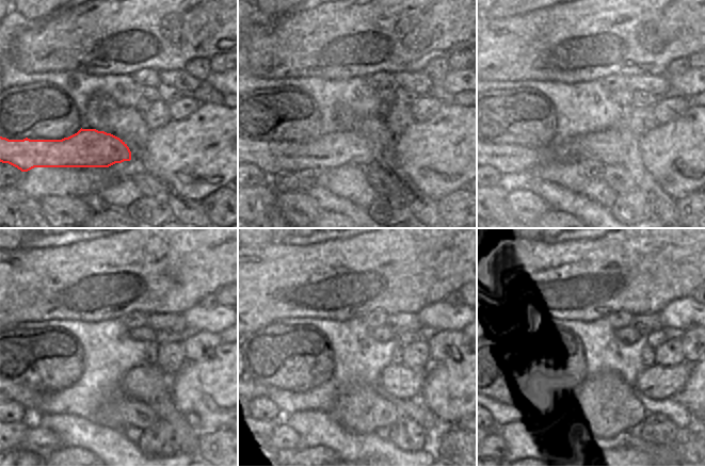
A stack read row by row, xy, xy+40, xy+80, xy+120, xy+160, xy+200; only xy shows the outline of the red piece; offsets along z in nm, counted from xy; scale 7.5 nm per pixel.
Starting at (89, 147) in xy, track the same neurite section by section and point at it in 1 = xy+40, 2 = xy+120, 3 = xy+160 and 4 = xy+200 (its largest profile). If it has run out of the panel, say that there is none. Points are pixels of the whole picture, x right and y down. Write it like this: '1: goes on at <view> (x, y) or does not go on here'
1: goes on at xy+40 (338, 148)
2: goes on at xy+120 (147, 383)
3: goes on at xy+160 (396, 382)
4: goes on at xy+200 (656, 382)

